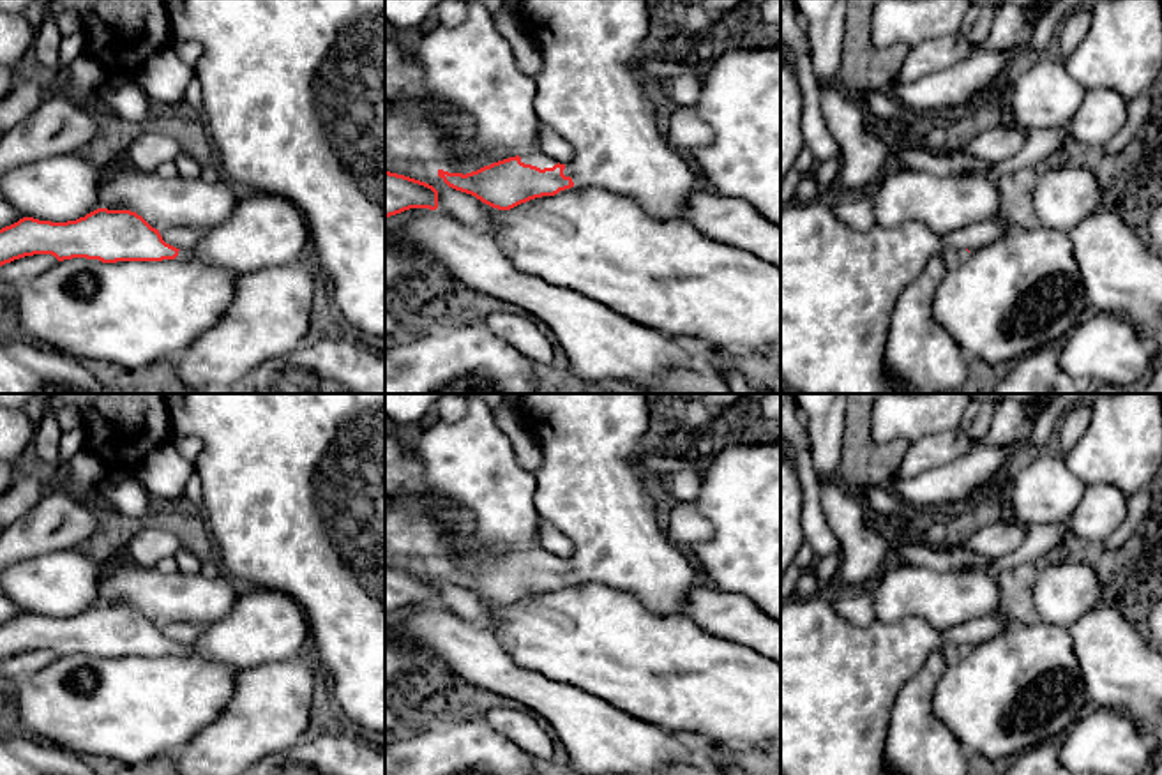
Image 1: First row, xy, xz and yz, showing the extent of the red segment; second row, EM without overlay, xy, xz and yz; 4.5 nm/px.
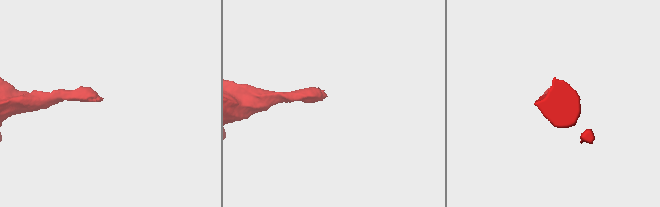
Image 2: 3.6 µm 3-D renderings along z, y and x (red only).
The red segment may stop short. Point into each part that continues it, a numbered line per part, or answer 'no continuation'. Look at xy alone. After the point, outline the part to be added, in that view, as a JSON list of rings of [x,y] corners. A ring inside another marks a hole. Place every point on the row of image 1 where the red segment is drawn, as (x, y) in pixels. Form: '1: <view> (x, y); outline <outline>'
1: xy (265, 230); outline [[[258,192],[238,201],[226,222],[205,229],[201,240],[180,249],[177,258],[245,275],[291,265],[307,251],[309,235],[300,210],[281,196]]]

